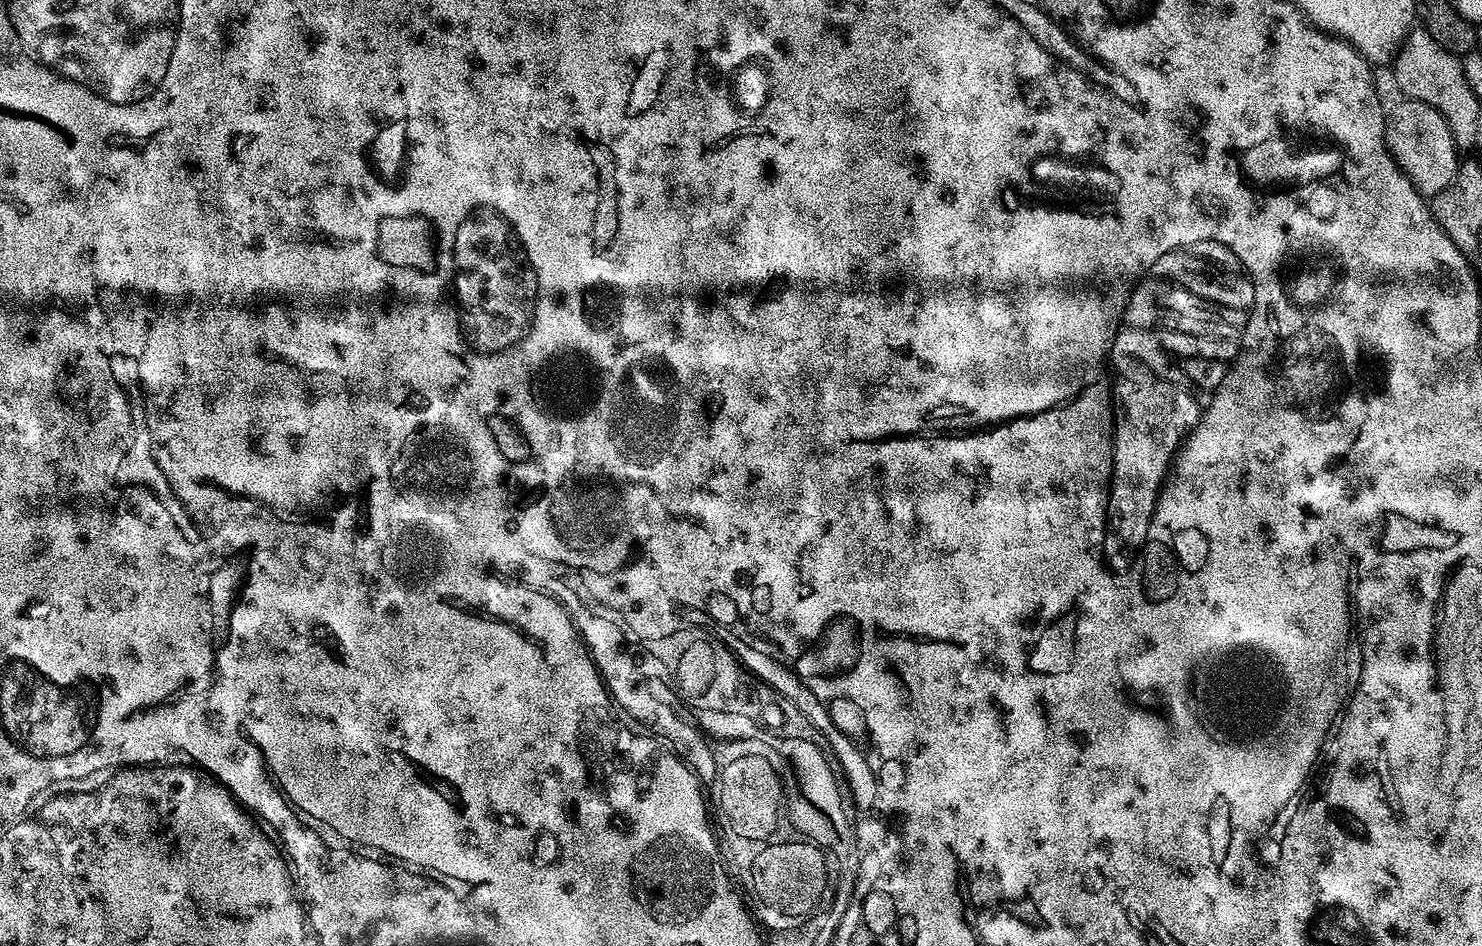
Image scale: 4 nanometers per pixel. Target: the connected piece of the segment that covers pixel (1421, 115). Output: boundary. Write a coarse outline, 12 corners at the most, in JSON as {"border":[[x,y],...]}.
{"border":[[1407,98],[1385,117],[1392,160],[1421,196],[1456,177],[1452,131]]}

